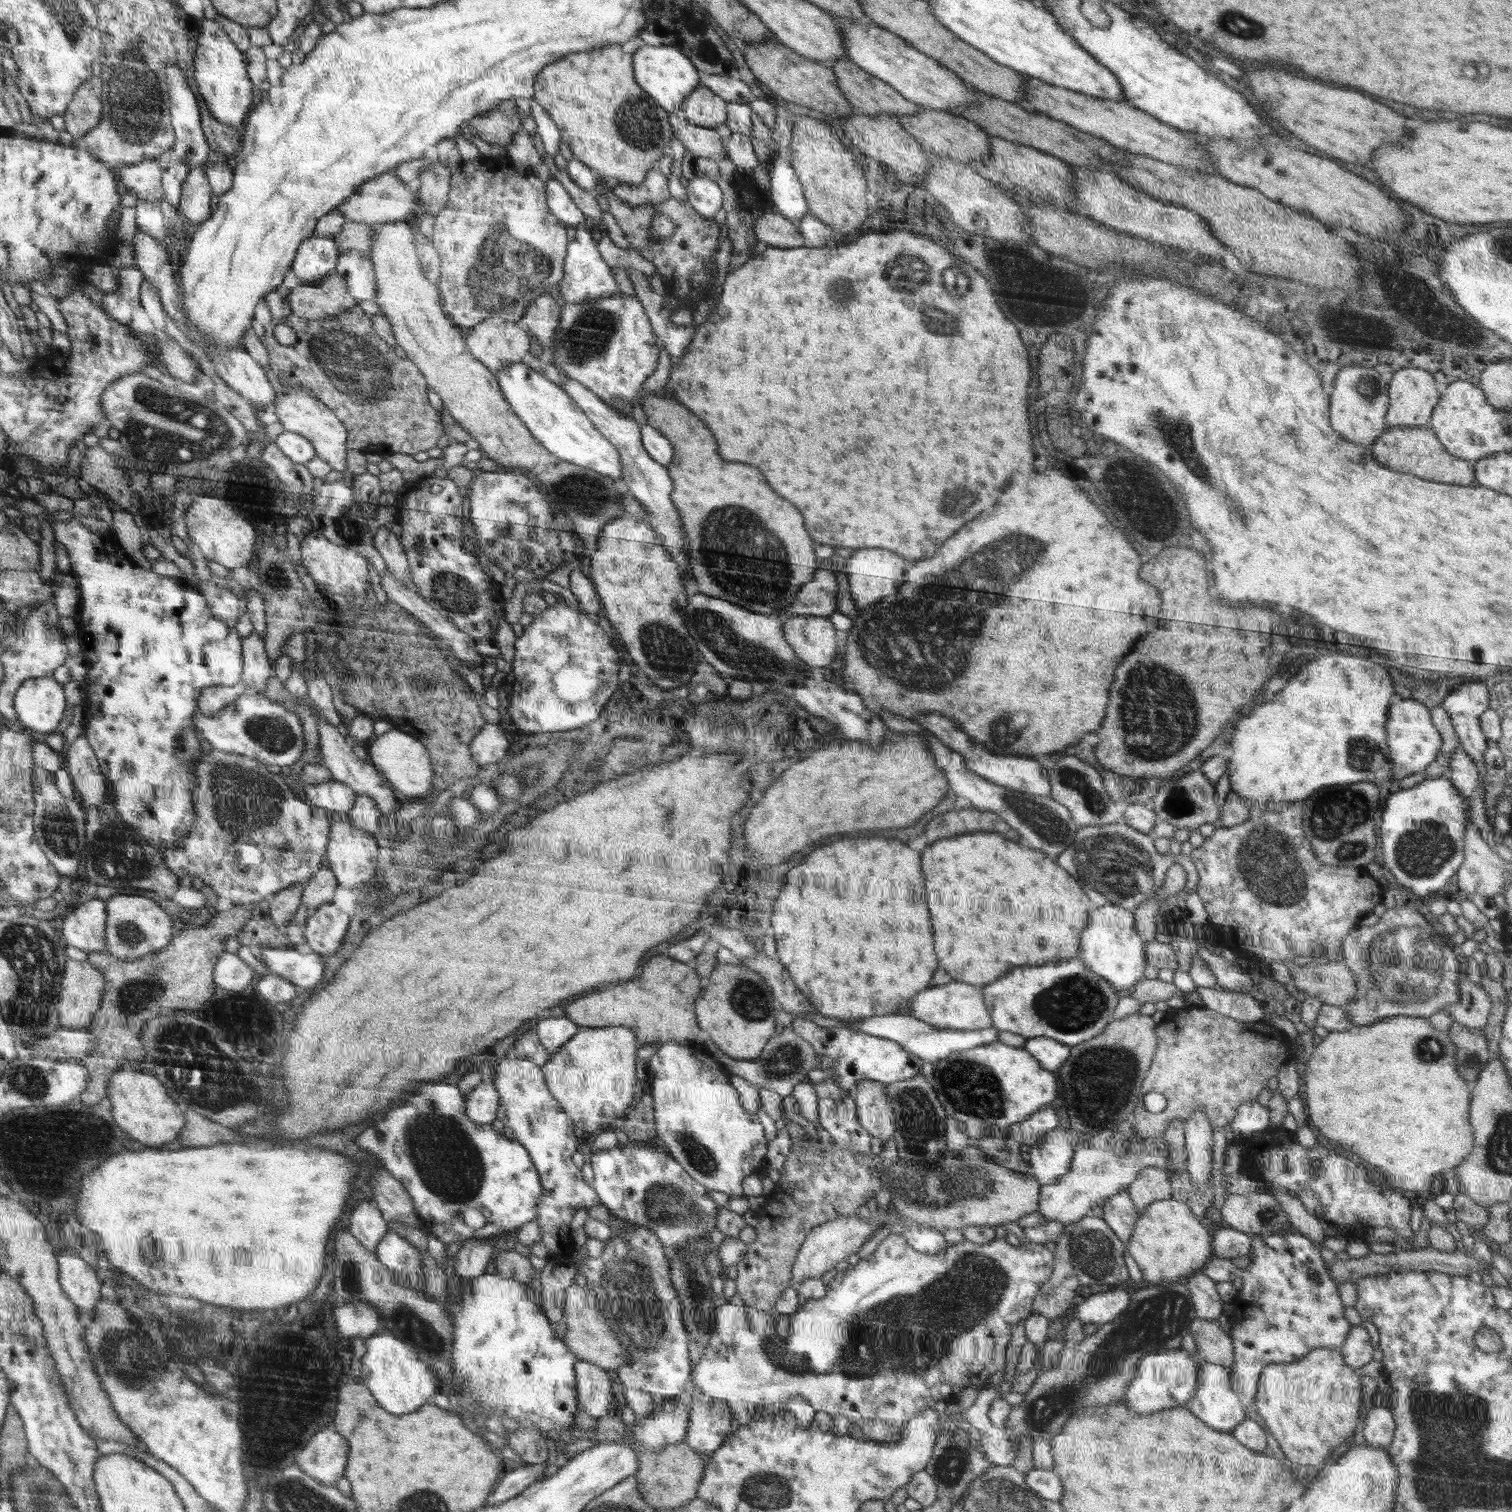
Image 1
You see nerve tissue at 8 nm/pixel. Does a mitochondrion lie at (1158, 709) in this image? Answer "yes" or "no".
yes

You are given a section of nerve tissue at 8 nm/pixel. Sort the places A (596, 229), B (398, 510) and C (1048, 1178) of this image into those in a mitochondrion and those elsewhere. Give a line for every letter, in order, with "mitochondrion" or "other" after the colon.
A: other
B: other
C: other

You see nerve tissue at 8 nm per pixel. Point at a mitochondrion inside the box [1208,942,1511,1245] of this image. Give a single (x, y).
(1426, 1049)

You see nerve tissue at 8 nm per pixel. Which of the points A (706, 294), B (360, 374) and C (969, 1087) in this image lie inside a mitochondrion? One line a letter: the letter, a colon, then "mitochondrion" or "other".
A: other
B: mitochondrion
C: mitochondrion

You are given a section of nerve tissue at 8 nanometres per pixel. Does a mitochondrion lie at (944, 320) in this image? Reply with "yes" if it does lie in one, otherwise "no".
yes

